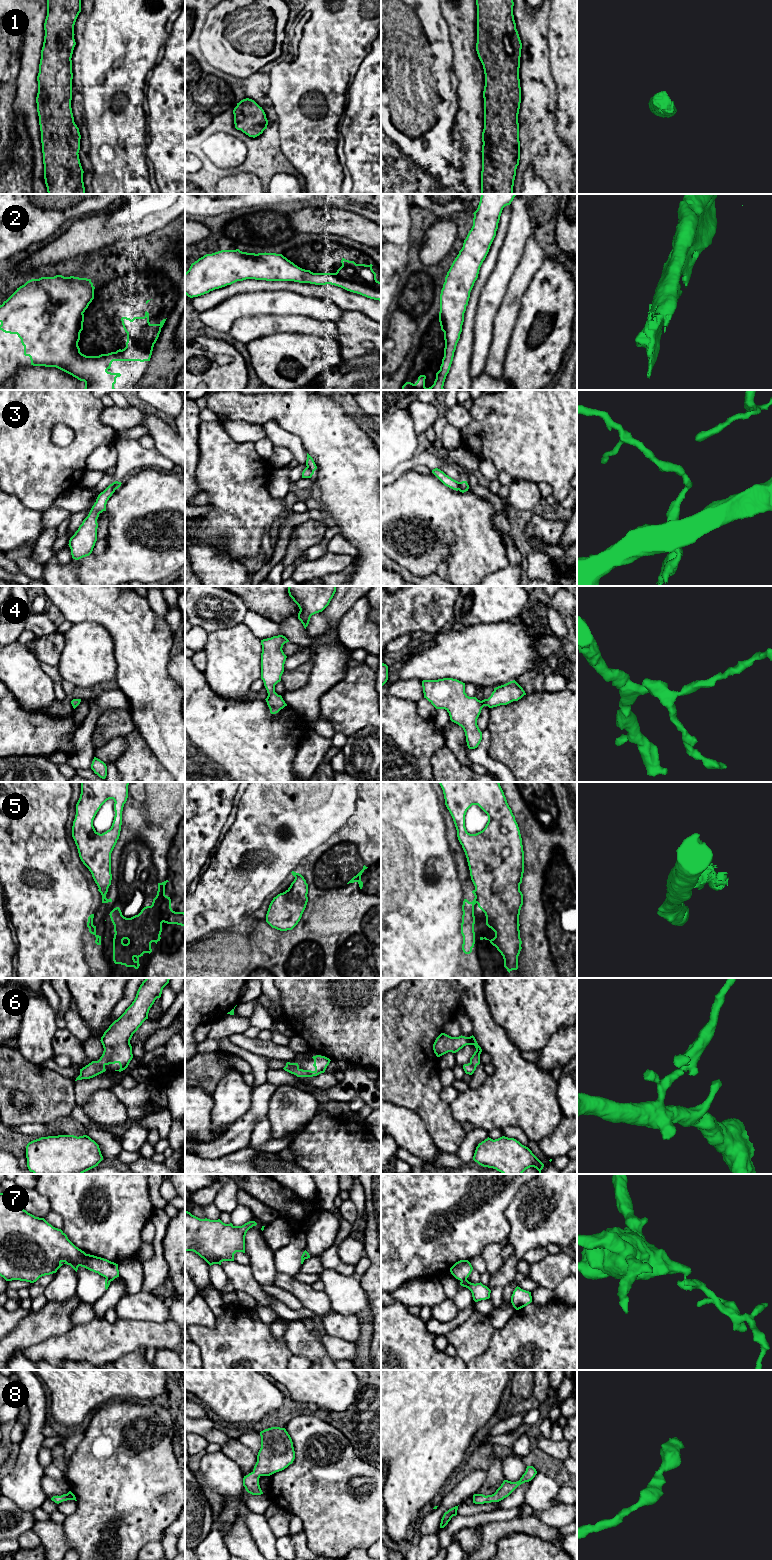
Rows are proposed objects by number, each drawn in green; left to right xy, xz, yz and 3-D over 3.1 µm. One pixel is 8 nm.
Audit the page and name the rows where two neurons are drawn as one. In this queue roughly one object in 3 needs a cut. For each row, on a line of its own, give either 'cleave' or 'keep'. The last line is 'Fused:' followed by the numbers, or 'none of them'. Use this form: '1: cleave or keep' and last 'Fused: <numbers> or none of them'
1: keep
2: keep
3: cleave
4: keep
5: cleave
6: keep
7: cleave
8: keep
Fused: 3, 5, 7

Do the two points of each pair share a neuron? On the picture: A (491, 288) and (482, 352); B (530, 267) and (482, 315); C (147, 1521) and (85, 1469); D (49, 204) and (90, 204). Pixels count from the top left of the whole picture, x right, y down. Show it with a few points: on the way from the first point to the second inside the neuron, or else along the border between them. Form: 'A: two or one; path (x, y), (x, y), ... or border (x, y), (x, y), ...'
A: one; path (485, 304), (483, 336)
B: two; border (515, 269), (497, 313)
C: one; path (132, 1506), (100, 1474)
D: one; path (59, 204), (80, 204)

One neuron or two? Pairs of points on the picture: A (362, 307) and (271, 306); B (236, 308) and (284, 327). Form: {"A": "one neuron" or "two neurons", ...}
{"A": "two neurons", "B": "two neurons"}

